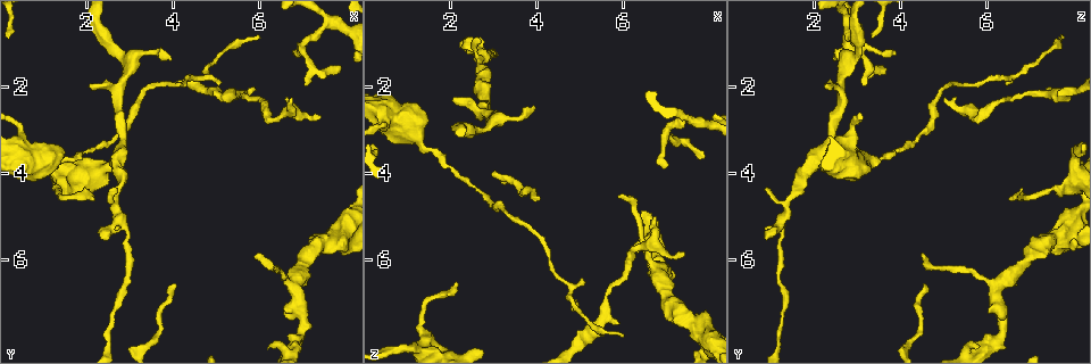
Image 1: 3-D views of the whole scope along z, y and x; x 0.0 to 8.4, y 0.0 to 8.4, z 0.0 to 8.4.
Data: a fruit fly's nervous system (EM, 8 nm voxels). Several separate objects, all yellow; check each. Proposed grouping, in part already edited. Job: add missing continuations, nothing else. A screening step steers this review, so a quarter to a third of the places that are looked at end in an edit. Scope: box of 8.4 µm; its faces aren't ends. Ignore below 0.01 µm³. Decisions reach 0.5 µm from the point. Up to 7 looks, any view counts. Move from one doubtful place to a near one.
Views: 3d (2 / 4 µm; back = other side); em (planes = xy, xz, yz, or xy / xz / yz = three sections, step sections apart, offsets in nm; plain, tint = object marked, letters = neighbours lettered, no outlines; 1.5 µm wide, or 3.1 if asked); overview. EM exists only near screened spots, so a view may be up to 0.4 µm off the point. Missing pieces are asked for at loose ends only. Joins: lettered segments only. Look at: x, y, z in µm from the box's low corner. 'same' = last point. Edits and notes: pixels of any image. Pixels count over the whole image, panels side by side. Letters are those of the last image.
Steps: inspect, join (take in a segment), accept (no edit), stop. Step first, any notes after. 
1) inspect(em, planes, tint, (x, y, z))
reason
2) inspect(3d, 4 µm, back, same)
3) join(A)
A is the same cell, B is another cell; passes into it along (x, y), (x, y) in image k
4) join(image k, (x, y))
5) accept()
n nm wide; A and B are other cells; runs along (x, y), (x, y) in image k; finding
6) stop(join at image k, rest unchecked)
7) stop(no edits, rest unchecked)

inspect(3d, 2 µm, (3.95, 1.40, 2.50))
thin end

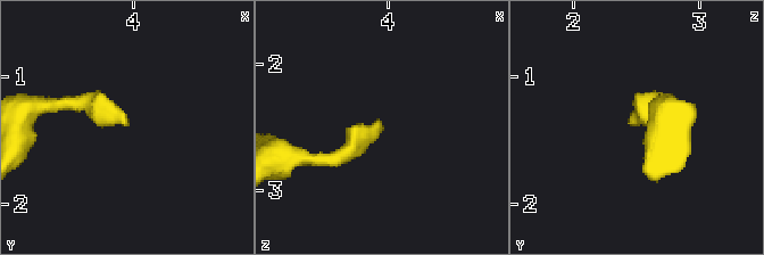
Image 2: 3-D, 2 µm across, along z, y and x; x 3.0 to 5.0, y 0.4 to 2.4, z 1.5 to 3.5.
inspect(em, yz, step 8, letters, (3.96, 1.36, 2.48))

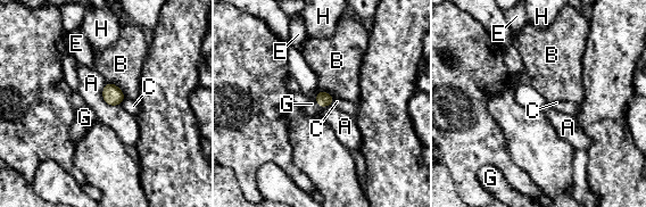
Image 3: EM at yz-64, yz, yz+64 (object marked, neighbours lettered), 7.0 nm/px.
join(image 3, (311, 108))
110 nm wide; G is the same cell, A, B, C, E and H are other cells; passes into it along (323, 99), (317, 104), (311, 108) in image 3; the cell continues

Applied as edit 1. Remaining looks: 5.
inspect(overview)

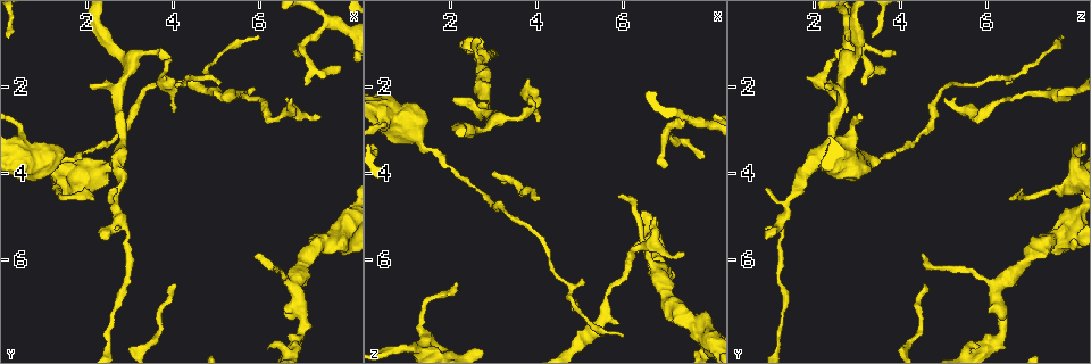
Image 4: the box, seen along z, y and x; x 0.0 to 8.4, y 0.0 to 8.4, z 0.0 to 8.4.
inspect(em, xy, step 8, plain, (6.95, 1.15, 3.85))
thin end

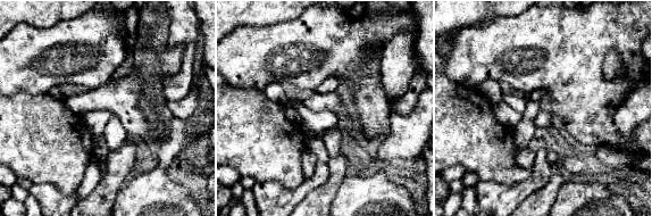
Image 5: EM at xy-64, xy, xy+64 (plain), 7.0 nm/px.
inspect(em, xy, step 8, letters, same)
what lies round it

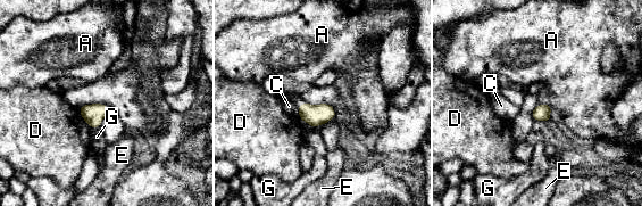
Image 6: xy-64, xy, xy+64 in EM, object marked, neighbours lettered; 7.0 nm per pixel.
accept()
A, C, D, E and G are other cells; border along (551, 105), (549, 122) in image 6; none of them fits

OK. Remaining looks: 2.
inspect(3d, 4 µm, back, (5.90, 0.80, 7.80))
tapers out

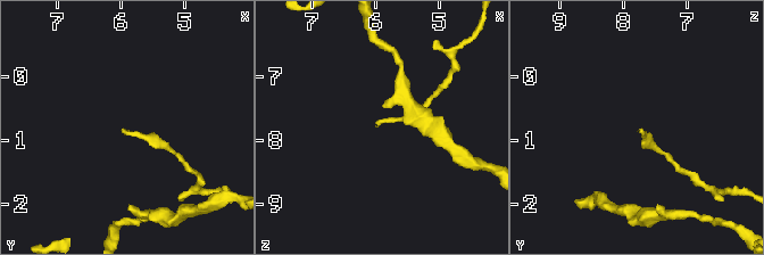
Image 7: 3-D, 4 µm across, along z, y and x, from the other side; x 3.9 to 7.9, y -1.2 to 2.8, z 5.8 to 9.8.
inspect(em, xz, step 8, letters, (6.00, 0.80, 7.75))

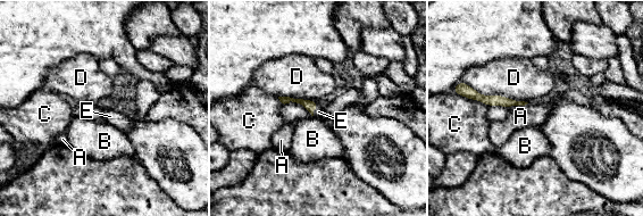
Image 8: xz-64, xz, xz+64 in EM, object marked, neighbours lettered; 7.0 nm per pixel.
join(image 8, (318, 111))
E is the same cell, A, B, C and D are other cells; passes into it along (309, 105), (314, 109), (318, 111) in image 8; the cell continues

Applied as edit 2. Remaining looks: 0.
stop(join at image 3, join at image 8, rest unchecked)

